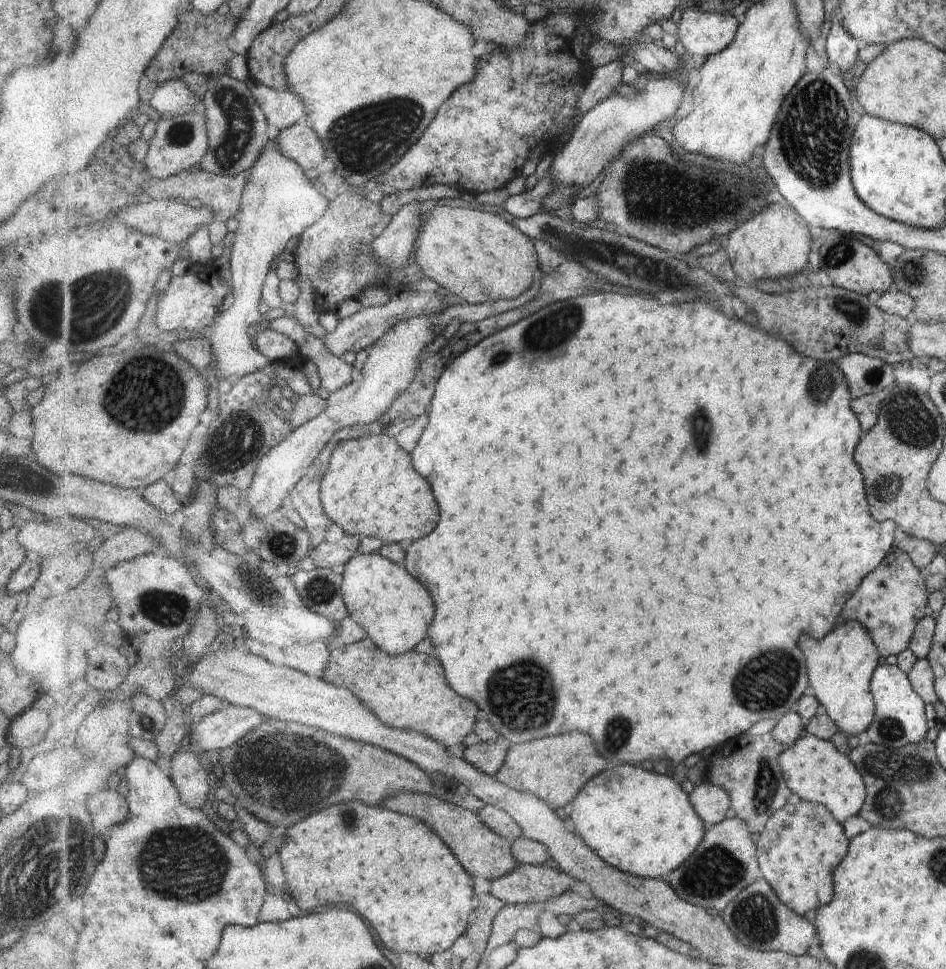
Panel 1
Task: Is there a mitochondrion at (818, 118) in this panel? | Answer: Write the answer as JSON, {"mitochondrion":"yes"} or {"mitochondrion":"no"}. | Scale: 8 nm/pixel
{"mitochondrion":"yes"}

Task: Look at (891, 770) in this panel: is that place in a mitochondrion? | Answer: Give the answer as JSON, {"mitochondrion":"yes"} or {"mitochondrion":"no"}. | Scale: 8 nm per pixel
{"mitochondrion":"yes"}

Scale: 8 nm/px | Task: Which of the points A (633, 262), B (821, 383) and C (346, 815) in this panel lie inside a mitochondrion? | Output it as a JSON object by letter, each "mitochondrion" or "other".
{"A":"mitochondrion","B":"mitochondrion","C":"mitochondrion"}

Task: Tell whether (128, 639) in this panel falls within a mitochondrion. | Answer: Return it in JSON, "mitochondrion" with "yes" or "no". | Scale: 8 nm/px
{"mitochondrion":"no"}

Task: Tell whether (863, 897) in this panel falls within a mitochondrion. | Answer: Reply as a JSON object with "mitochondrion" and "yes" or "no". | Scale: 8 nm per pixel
{"mitochondrion":"no"}

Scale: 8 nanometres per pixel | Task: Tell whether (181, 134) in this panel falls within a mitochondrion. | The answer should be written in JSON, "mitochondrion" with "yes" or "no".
{"mitochondrion":"yes"}

